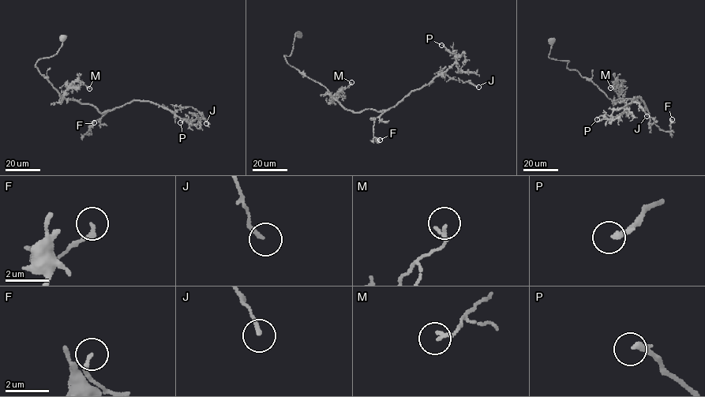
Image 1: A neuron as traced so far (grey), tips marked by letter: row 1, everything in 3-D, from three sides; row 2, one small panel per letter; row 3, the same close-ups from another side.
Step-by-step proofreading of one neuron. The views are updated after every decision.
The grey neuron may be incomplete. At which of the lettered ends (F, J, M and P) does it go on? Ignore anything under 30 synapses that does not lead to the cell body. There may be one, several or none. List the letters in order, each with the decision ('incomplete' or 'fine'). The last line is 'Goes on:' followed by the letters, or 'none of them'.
F: fine
J: fine
M: fine
P: fine
Goes on: none of them

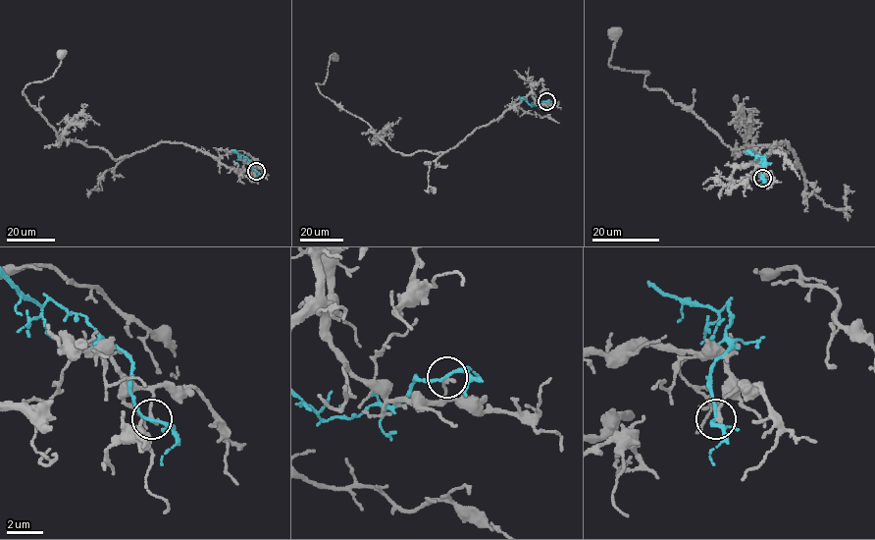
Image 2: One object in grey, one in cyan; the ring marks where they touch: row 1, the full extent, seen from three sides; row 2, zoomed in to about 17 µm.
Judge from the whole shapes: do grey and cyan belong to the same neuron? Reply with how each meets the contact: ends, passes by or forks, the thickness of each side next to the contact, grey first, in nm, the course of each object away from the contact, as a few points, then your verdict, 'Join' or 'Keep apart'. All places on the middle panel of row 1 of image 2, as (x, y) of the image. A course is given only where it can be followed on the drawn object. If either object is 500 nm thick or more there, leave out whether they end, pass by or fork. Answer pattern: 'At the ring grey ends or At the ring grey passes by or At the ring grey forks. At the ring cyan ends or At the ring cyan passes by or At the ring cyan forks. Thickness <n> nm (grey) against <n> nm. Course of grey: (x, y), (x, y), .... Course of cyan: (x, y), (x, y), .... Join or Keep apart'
At the ring grey ends. At the ring cyan passes by. Thickness 240 nm (grey) against 160 nm. Course of grey: (546, 101), (537, 101), (532, 83), (455, 146), (404, 154), (321, 93), (316, 82), (334, 56). Course of cyan: (546, 101), (532, 106), (519, 96). Keep apart

